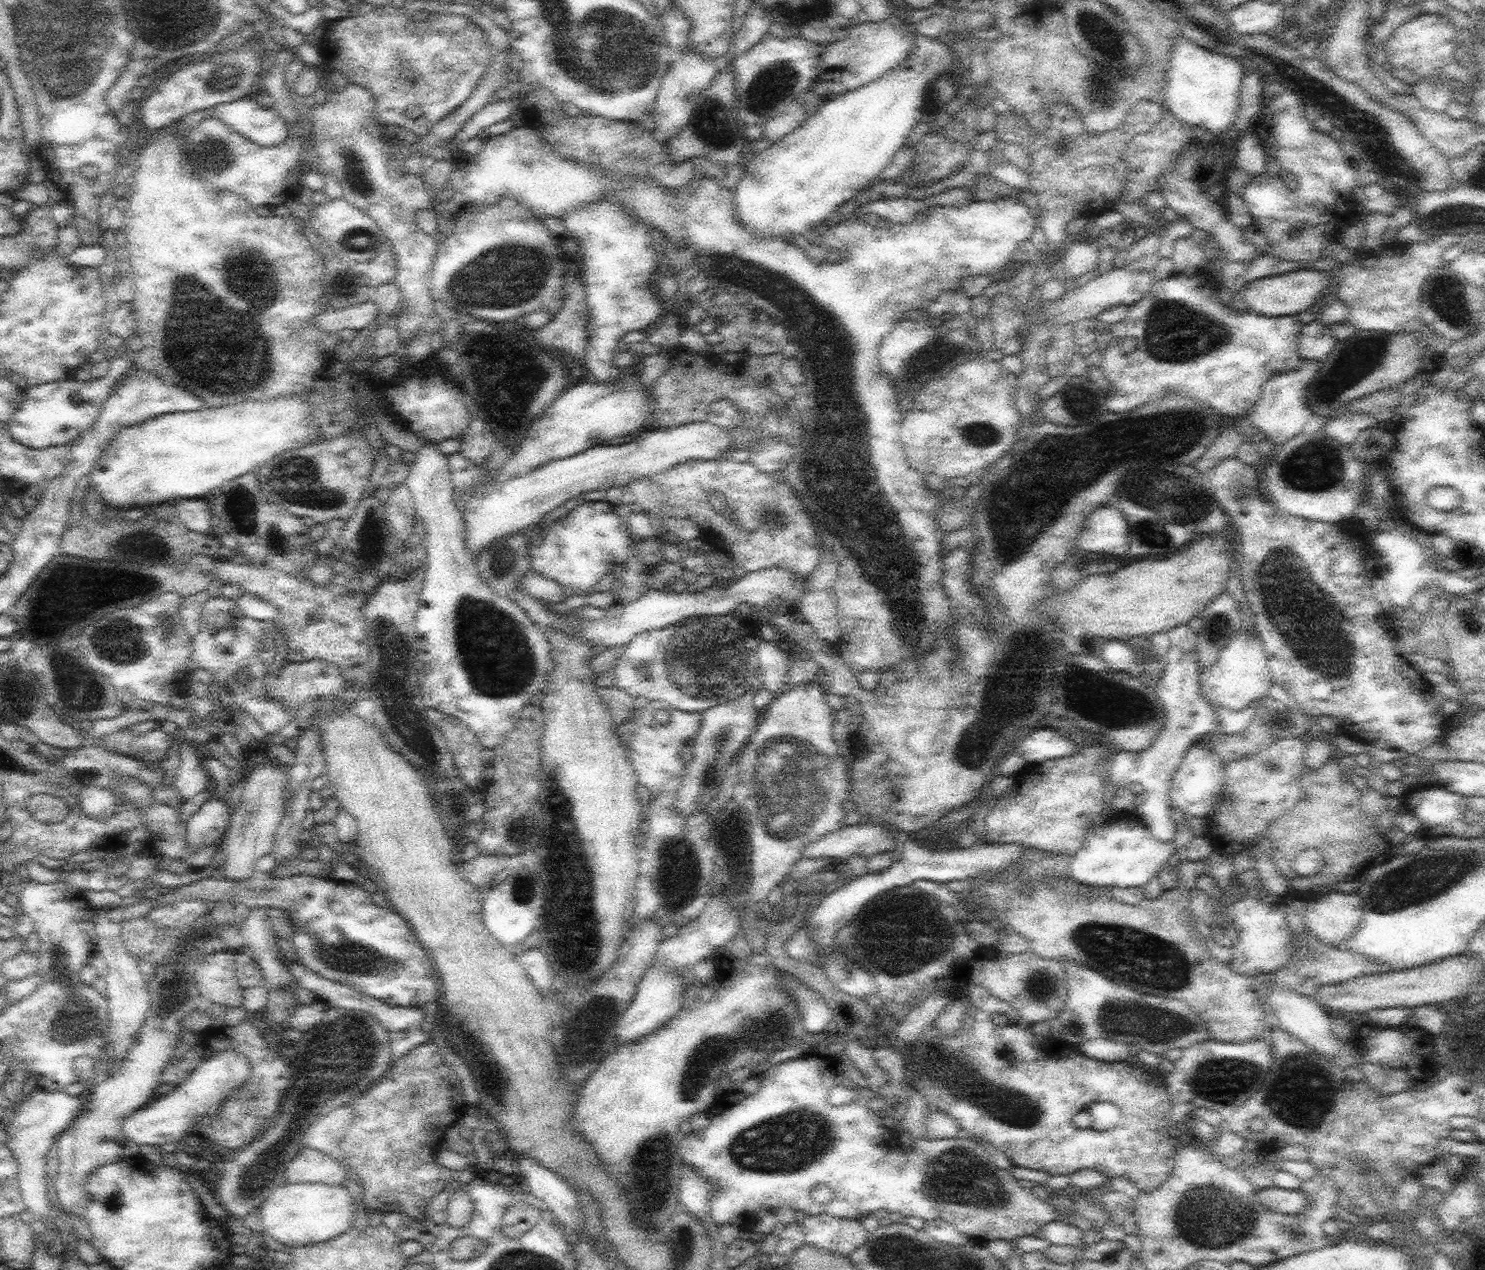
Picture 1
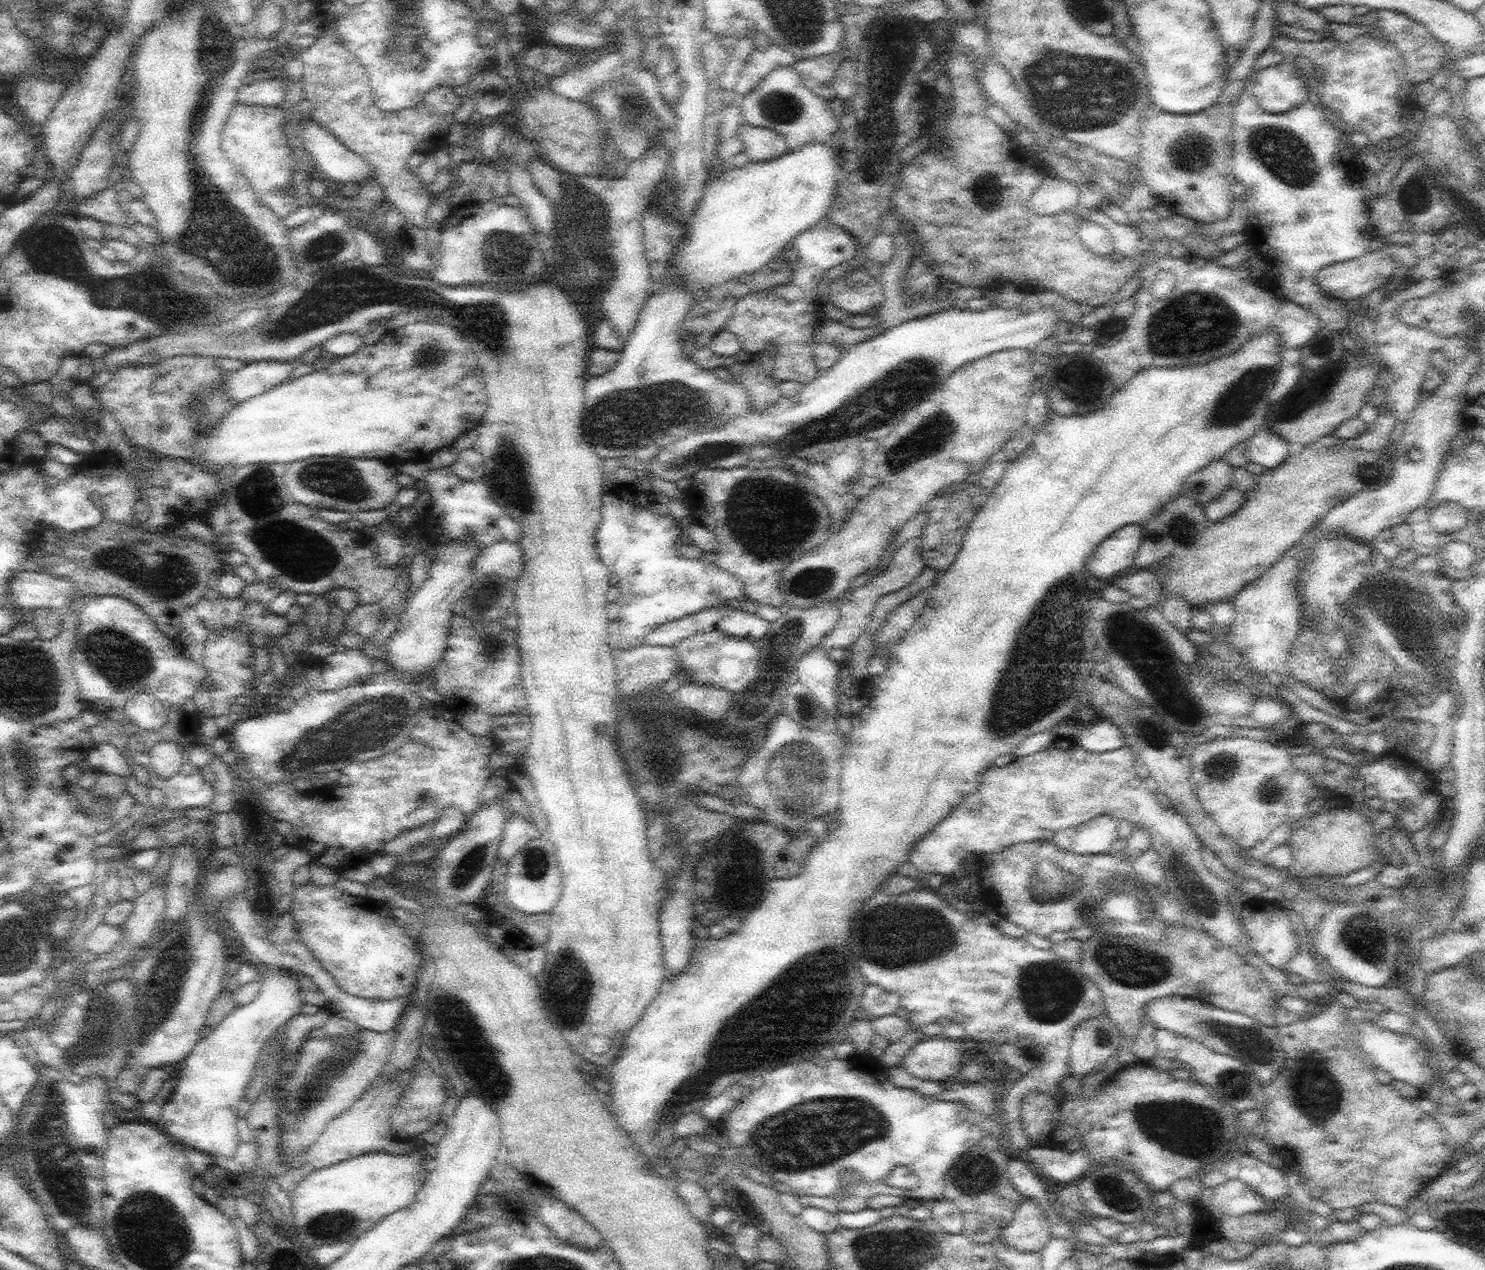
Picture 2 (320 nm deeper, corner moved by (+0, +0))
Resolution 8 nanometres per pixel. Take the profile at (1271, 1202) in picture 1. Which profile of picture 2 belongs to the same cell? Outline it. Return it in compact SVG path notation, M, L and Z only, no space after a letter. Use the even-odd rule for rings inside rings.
M1239 1178L1227 1180L1213 1191L1209 1205L1228 1216L1242 1216L1268 1210L1267 1200Z

